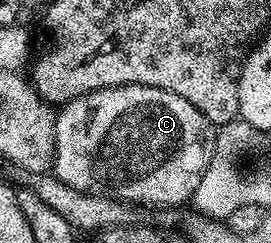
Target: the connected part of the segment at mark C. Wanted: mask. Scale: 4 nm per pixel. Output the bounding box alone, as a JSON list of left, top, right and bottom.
[51,85,214,207]

